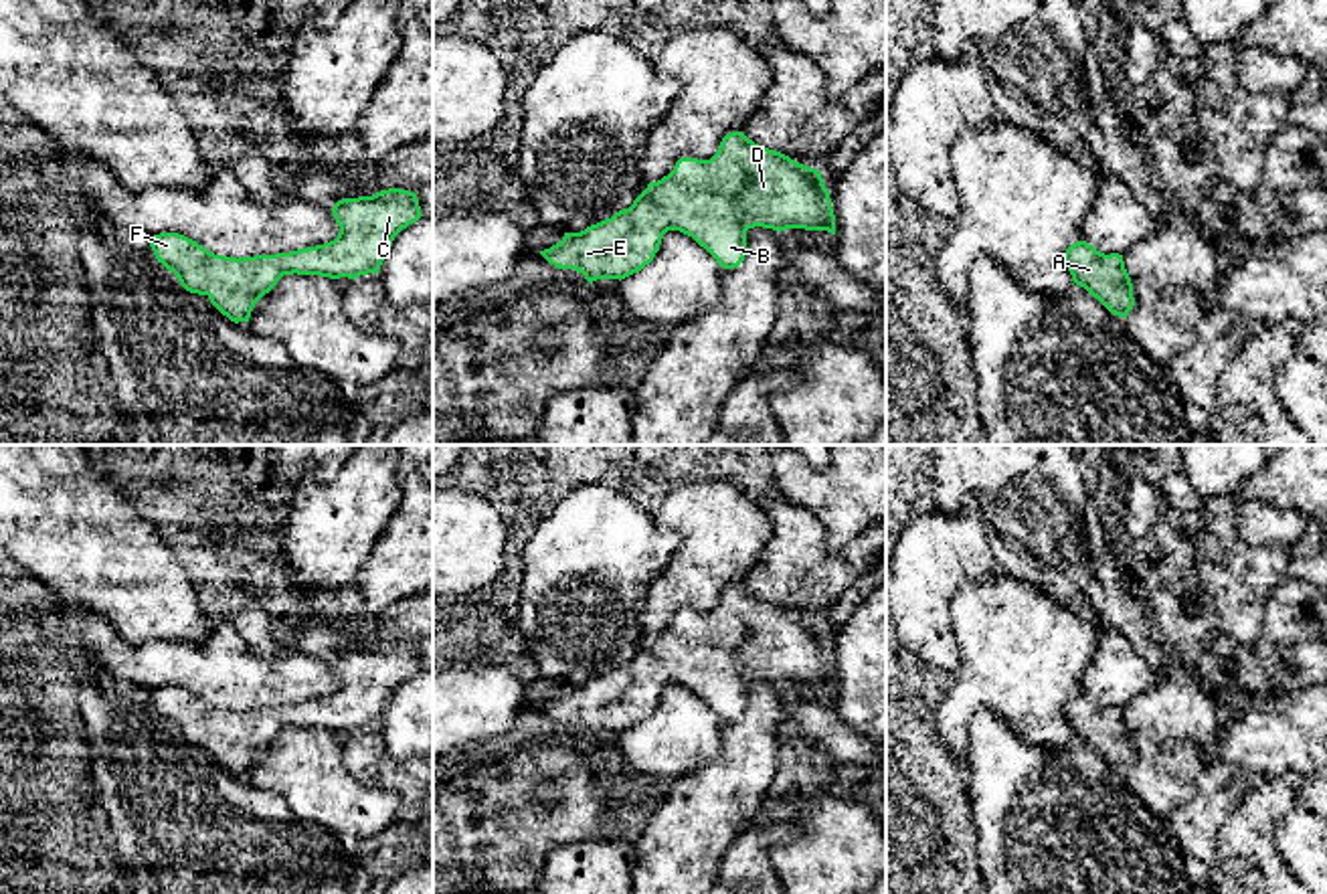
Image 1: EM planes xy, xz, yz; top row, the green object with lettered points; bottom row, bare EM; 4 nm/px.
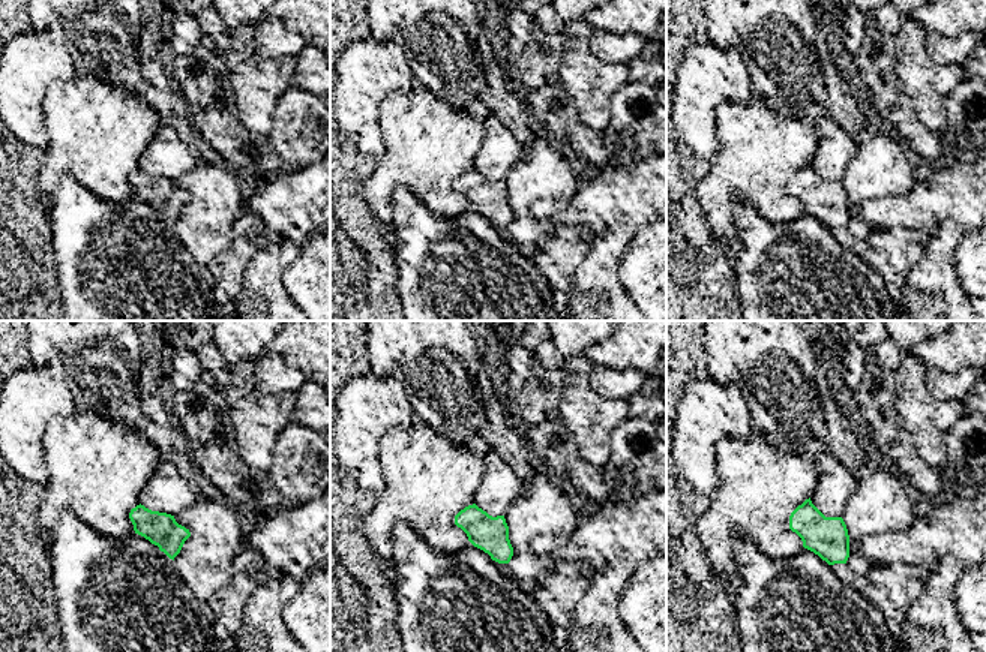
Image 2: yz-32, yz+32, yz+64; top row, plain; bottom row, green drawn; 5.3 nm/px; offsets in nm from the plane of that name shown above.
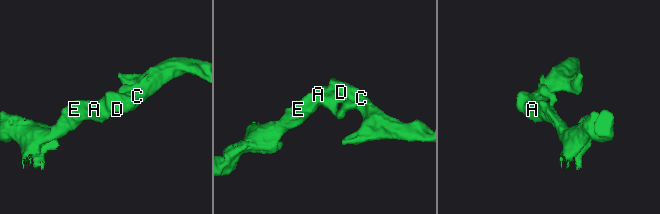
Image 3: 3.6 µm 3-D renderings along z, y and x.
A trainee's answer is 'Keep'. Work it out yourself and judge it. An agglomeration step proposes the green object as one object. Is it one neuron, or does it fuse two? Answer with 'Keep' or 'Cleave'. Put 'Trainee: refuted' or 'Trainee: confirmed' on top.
Trainee: confirmed
Keep

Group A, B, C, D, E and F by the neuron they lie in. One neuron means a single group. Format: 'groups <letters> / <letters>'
groups A B C D E F

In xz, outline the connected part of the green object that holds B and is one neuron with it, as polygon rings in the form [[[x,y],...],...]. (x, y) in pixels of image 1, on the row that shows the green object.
[[[742,131],[726,133],[710,160],[680,158],[674,170],[647,188],[625,210],[615,212],[540,255],[558,269],[574,269],[593,285],[597,279],[625,279],[649,265],[668,231],[680,231],[704,247],[720,267],[734,269],[746,255],[746,231],[805,229],[835,235],[835,214],[821,172],[763,148]]]

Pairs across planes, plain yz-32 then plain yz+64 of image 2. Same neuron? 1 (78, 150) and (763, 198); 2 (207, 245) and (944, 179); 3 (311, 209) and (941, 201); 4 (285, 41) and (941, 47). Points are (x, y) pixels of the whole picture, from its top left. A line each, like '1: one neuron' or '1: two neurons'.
1: one neuron
2: two neurons
3: one neuron
4: one neuron

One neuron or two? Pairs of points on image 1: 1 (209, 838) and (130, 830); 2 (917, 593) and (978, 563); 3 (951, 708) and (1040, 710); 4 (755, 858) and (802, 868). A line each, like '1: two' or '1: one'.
1: one
2: one
3: one
4: two

